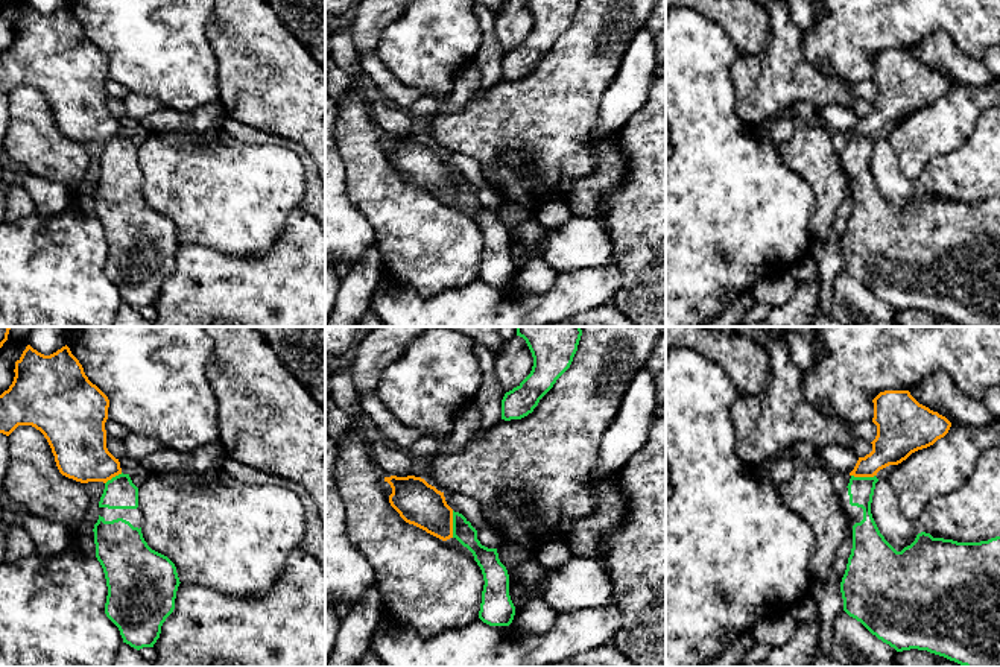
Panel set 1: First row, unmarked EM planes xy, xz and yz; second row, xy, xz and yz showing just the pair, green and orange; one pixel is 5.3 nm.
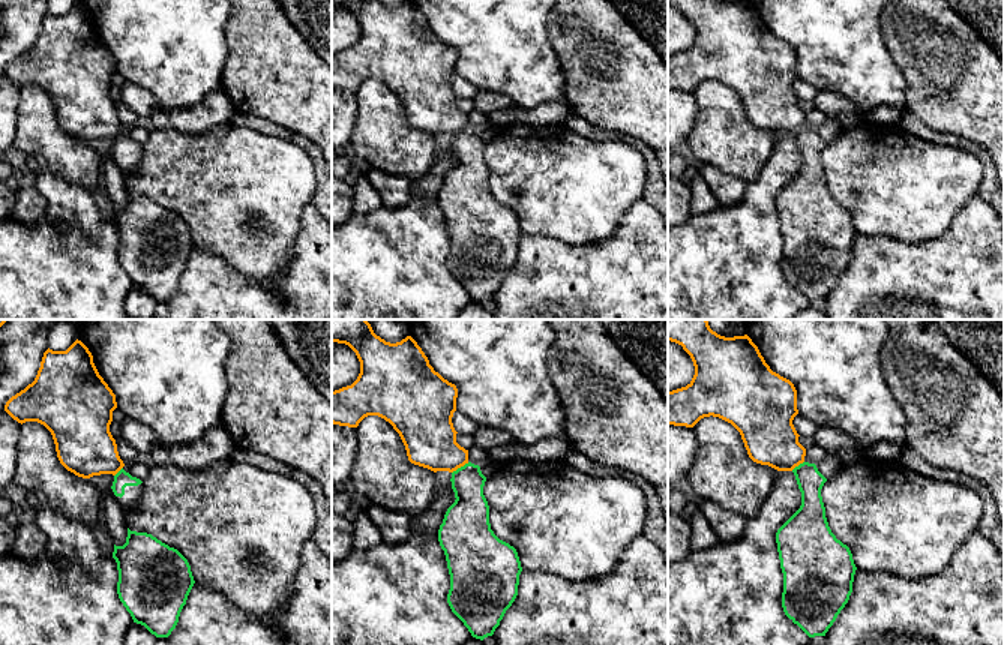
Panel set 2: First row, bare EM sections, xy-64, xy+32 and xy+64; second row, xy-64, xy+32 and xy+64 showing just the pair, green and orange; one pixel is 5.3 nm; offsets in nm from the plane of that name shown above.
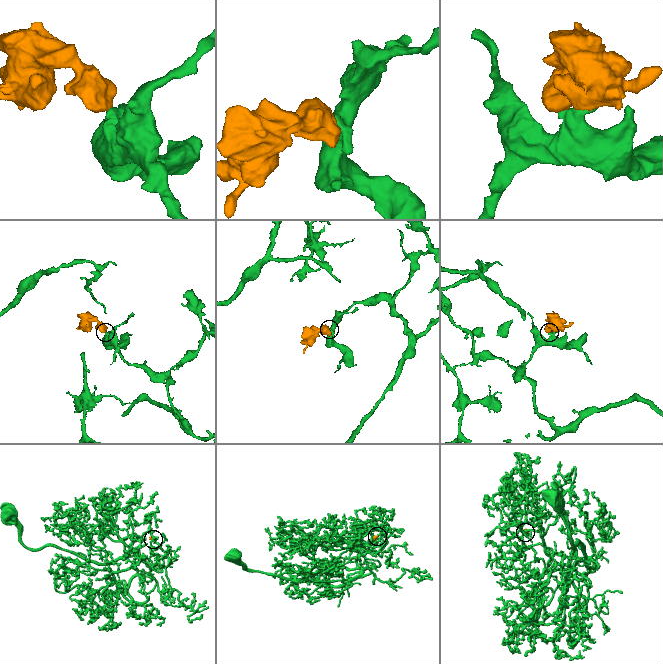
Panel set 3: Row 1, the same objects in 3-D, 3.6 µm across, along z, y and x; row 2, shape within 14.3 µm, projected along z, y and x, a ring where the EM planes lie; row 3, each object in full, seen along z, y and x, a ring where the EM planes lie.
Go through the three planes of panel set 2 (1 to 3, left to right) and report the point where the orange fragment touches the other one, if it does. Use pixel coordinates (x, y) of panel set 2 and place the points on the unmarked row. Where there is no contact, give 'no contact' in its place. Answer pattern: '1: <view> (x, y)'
1: xy-64 (119, 135)
2: xy+32 (461, 131)
3: xy+64 (799, 129)

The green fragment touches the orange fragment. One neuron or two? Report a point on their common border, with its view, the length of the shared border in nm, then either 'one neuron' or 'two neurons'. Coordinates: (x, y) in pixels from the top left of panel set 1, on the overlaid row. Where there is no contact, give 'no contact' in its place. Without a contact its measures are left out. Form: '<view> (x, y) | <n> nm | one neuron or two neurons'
xz (453, 524) | 140 nm | two neurons

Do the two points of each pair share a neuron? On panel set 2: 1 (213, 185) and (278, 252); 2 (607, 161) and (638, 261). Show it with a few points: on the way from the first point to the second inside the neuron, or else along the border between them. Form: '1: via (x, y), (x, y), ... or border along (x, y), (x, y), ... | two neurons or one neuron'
1: via (233, 204), (239, 210), (239, 224), (258, 239) | one neuron
2: border along (641, 197), (628, 210), (616, 231), (601, 242) | two neurons

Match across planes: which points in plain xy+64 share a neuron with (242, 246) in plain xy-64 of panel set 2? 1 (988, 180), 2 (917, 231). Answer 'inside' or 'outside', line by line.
1: outside
2: inside

